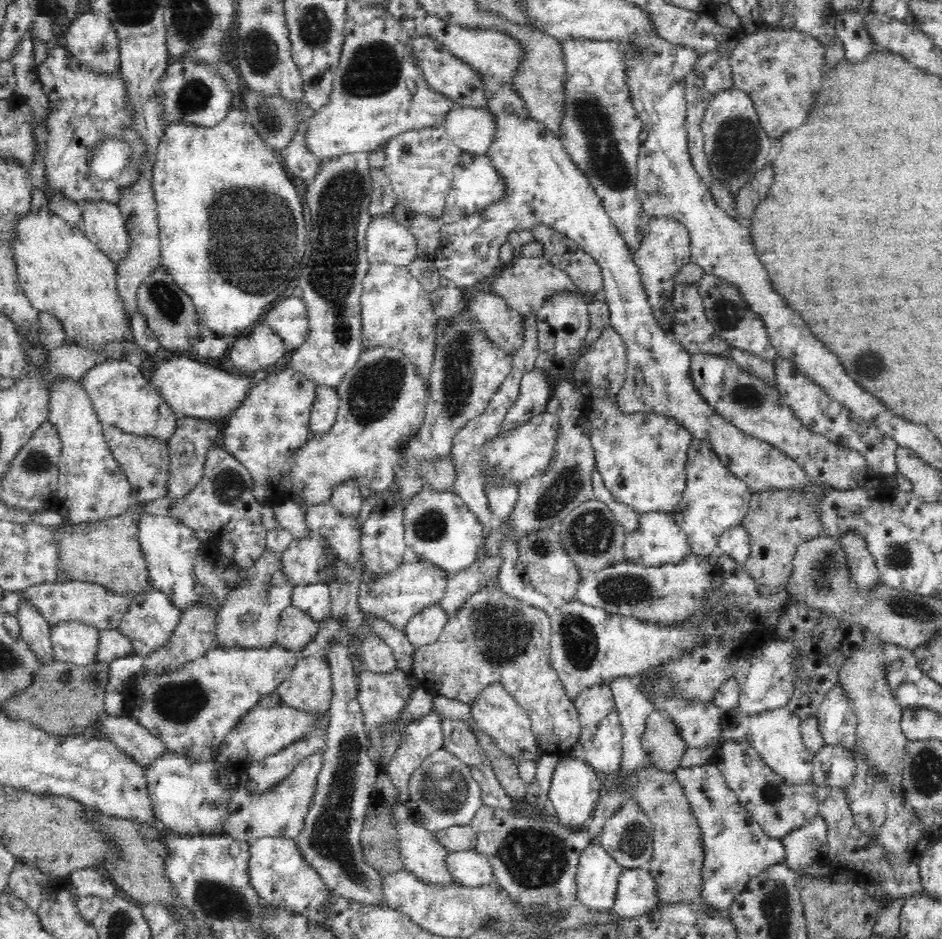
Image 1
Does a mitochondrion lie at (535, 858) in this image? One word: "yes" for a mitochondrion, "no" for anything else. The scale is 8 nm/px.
yes

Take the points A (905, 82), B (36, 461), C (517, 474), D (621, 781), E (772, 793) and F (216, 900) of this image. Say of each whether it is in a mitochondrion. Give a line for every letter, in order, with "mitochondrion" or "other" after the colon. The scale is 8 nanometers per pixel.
A: other
B: mitochondrion
C: other
D: other
E: mitochondrion
F: mitochondrion

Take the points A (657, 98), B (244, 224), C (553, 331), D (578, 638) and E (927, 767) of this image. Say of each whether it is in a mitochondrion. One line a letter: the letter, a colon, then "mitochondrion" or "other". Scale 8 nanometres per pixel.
A: other
B: mitochondrion
C: other
D: mitochondrion
E: mitochondrion

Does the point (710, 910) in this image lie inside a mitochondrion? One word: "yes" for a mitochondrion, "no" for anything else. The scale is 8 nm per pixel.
no

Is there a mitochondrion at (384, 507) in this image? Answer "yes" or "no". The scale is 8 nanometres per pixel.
no

